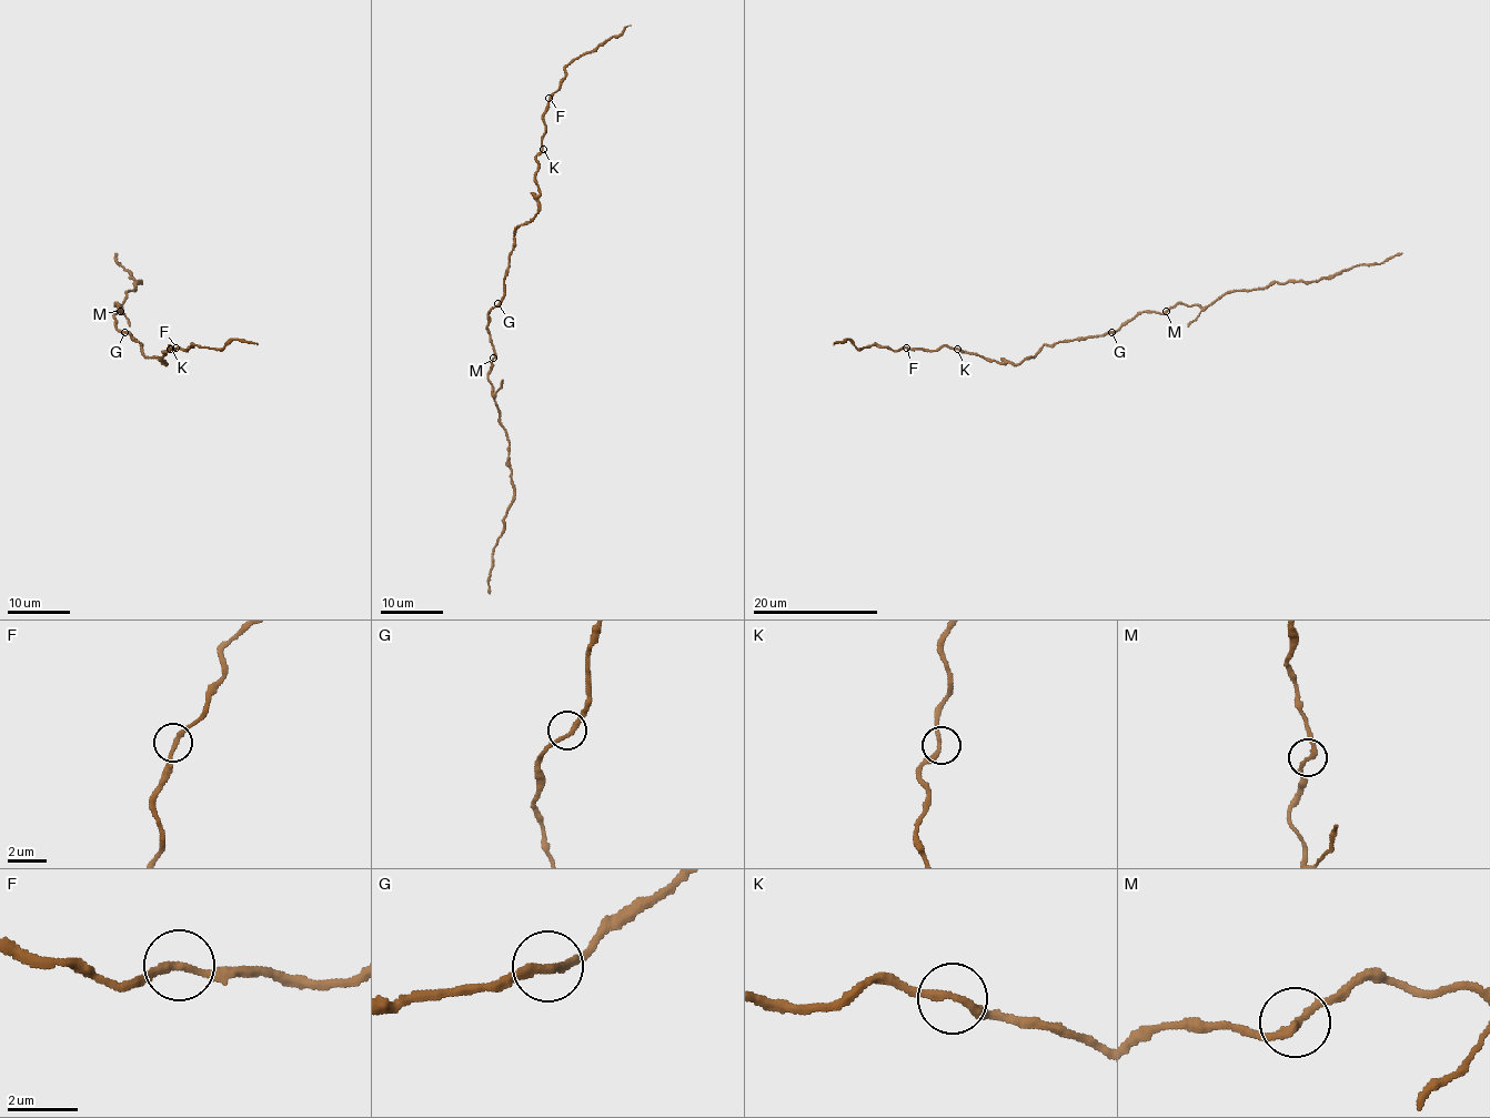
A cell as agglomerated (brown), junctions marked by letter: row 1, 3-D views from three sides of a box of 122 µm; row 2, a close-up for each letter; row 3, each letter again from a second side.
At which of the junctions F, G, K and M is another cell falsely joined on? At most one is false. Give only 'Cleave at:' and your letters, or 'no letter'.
Cleave at: no letter

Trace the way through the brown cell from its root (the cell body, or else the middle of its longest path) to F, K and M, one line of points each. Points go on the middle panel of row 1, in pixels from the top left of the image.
F: (504, 291), (513, 232), (539, 211), (536, 155), (541, 150), (543, 113), (549, 98)
K: (504, 291), (513, 232), (539, 211), (540, 188), (535, 173), (536, 155), (543, 149)
M: (504, 291), (489, 314), (486, 329), (494, 352), (493, 358)

